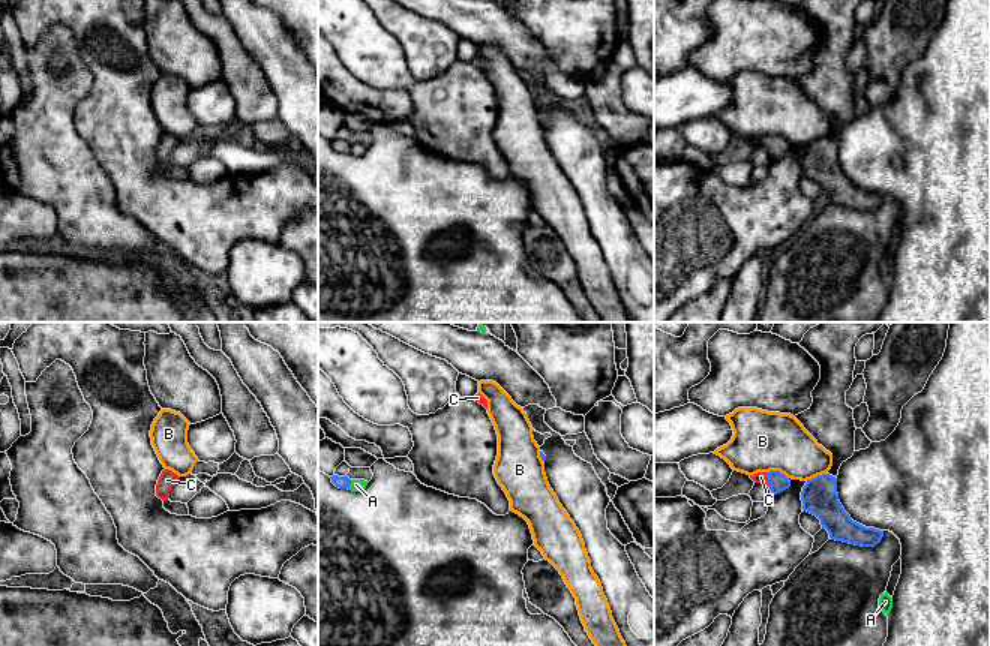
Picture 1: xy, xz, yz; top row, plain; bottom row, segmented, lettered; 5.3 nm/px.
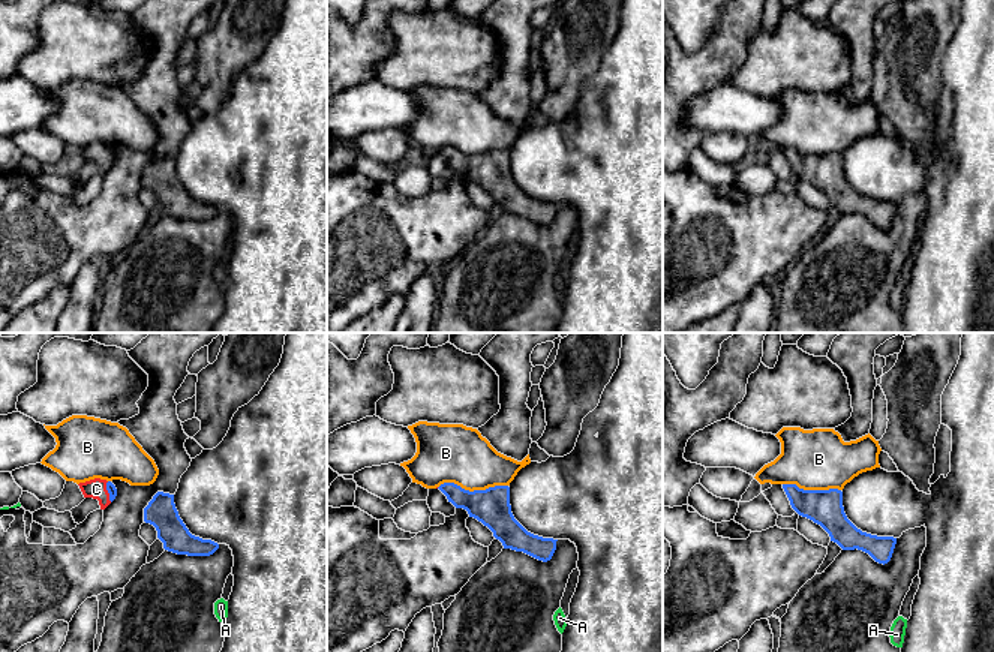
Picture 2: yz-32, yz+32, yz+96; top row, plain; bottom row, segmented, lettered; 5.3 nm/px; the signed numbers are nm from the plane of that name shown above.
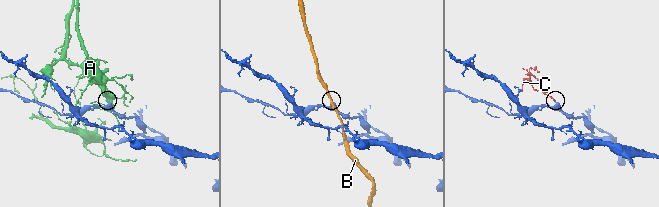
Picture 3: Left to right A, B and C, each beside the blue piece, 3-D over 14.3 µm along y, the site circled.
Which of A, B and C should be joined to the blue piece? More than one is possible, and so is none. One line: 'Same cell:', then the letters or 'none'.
Same cell: C

